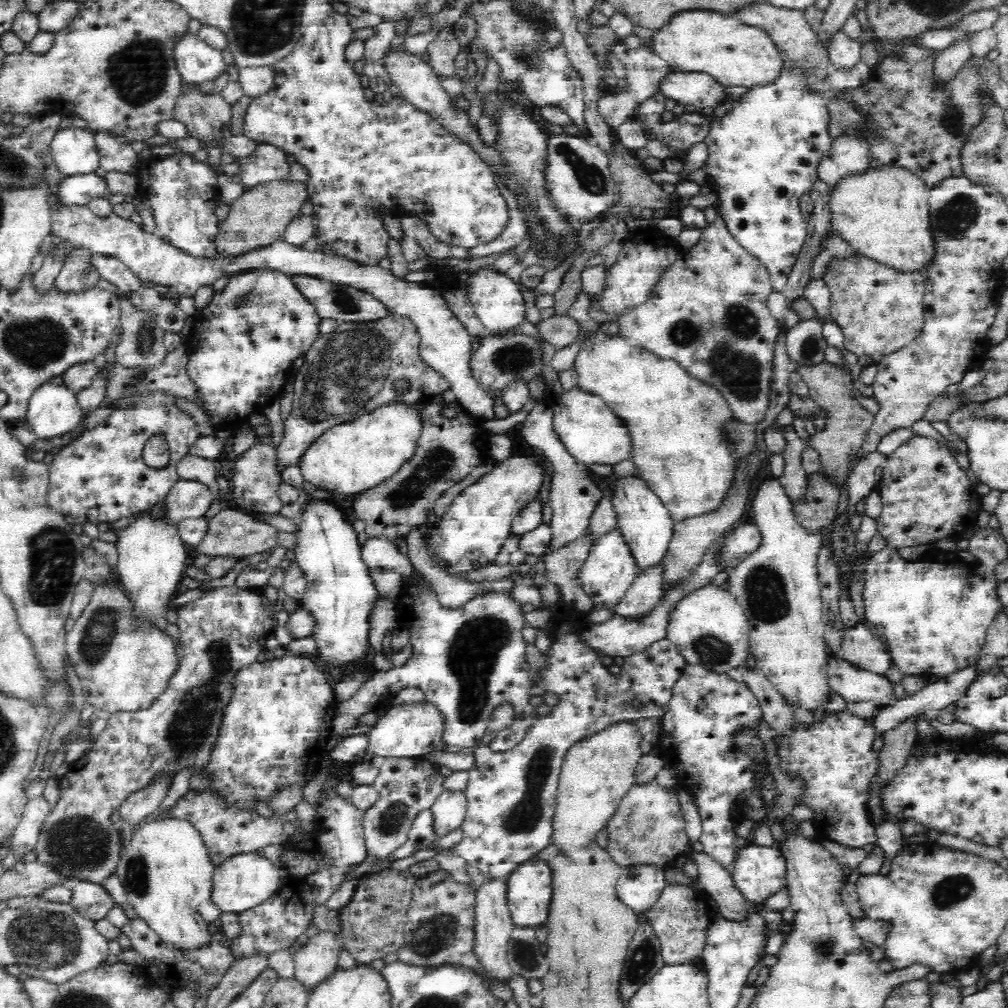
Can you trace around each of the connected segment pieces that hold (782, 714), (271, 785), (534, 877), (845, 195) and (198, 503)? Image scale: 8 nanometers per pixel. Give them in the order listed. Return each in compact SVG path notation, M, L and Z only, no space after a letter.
M744 667L744 684L755 694L763 712L765 721L770 728L786 730L790 722L794 722L793 712L783 704L782 695L761 671L757 668L747 669Z
M285 655L280 659L252 664L240 669L236 676L236 692L226 709L220 740L212 752L212 760L204 769L212 774L212 789L224 794L232 805L254 809L256 800L268 802L269 794L288 784L304 786L316 773L326 744L333 736L333 721L339 703L328 673L322 671L315 659Z
M537 858L521 863L505 881L507 907L514 926L544 924L552 896L552 871L548 864Z
M883 166L877 170L870 168L865 174L856 177L849 177L845 179L842 184L838 185L834 194L831 196L830 200L830 210L831 210L831 220L832 225L842 234L842 237L857 250L857 254L862 258L868 258L881 264L882 266L887 266L896 272L904 272L908 274L922 273L928 270L932 264L936 261L936 256L939 253L938 242L934 237L934 232L932 231L932 225L930 224L930 205L929 205L929 190L926 184L917 178L914 174L906 171L902 168Z
M179 478L165 498L166 517L170 517L174 523L182 517L204 517L212 500L212 491L206 484Z

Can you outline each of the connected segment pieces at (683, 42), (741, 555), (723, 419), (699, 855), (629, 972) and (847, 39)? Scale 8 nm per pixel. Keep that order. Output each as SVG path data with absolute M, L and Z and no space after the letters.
M706 10L678 14L666 30L658 30L651 48L672 65L676 73L708 73L727 87L744 86L749 89L774 84L780 78L783 62L770 37L757 26L742 22L740 14L716 14Z
M755 522L736 526L732 537L724 542L724 545L728 547L728 550L724 550L727 568L734 568L749 554L756 552L761 542L762 529Z
M597 331L591 336L581 334L581 340L584 340L584 350L578 352L574 362L580 371L578 386L603 398L619 418L629 438L627 459L634 465L640 478L647 482L649 489L658 495L672 524L679 525L690 518L720 510L728 501L728 496L739 490L736 474L741 458L728 426L738 424L740 420L728 399L715 387L693 376L678 361L660 358L617 335L607 336Z
M692 851L688 854L688 859L698 869L704 893L716 902L718 913L729 919L744 918L748 912L747 900L734 884L730 869L721 866L704 851Z
M639 922L639 928L632 937L628 956L624 960L624 968L620 974L620 1000L631 1000L636 991L646 984L662 965L664 961L659 941L643 922Z
M843 27L827 36L827 47L836 69L851 68L860 60L860 43L846 34Z

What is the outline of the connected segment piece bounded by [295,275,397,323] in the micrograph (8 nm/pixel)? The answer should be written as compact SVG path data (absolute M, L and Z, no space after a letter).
M295 275L295 281L296 285L300 287L300 291L314 305L319 318L336 318L340 323L368 323L383 321L397 314L379 298L360 287L325 281L311 276Z

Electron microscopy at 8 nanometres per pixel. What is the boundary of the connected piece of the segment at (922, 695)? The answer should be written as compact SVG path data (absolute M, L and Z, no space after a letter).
M979 662L968 665L966 668L951 672L946 676L940 676L936 682L927 683L927 685L913 692L908 693L906 698L898 699L895 703L883 707L880 714L872 719L873 733L883 736L886 732L901 726L909 719L914 719L917 715L931 715L933 712L937 712L950 704L954 704L958 699L961 699L968 690L969 686L973 685L978 678L982 675L982 669L980 669Z

